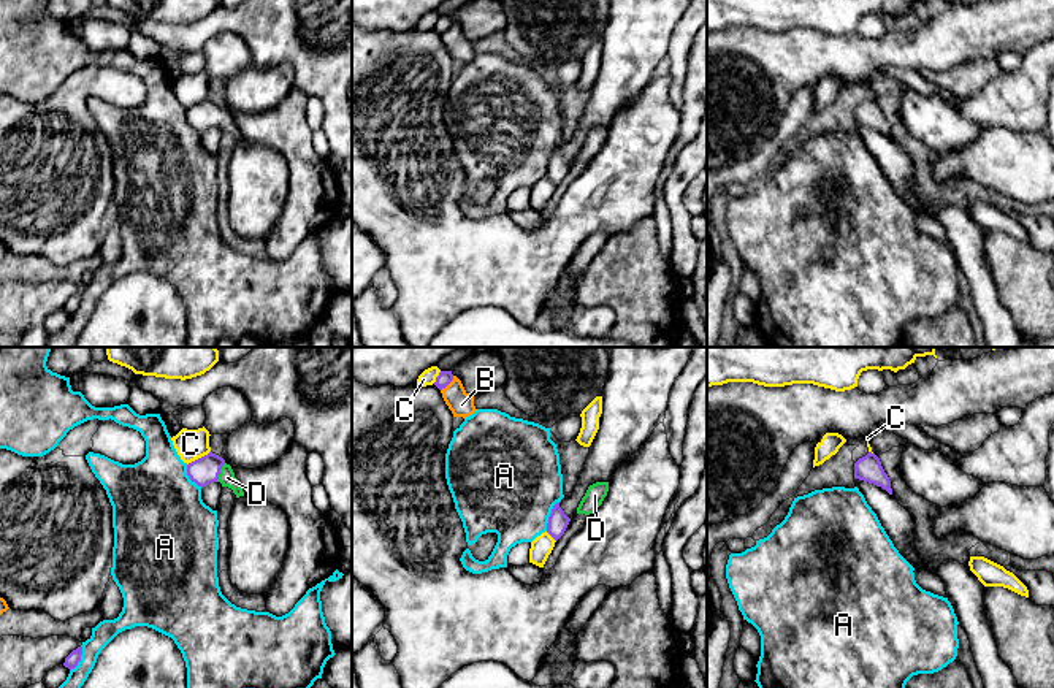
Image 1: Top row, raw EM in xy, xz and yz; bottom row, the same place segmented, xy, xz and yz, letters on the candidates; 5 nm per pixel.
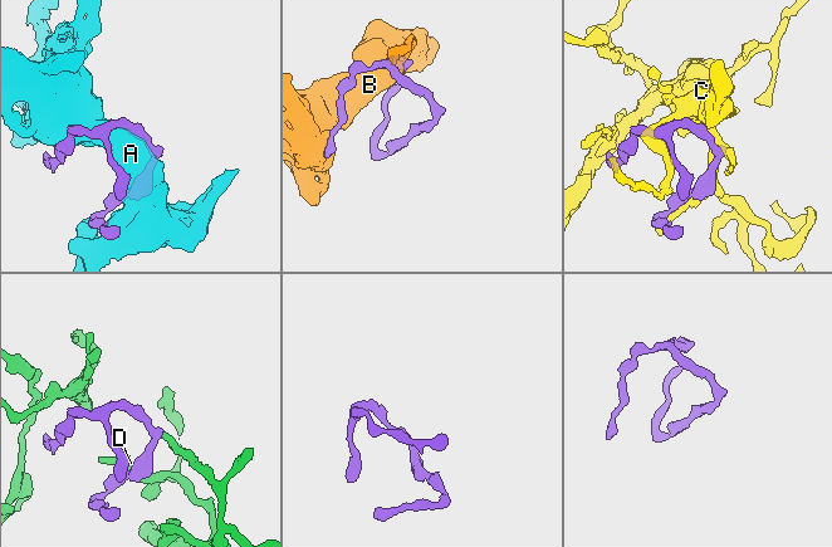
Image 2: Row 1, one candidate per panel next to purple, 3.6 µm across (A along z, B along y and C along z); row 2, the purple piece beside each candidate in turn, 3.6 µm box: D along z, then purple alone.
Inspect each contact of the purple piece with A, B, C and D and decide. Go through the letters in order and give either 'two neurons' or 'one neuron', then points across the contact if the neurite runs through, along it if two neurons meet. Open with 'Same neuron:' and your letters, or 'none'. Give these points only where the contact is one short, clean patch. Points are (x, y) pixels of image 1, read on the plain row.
Same neuron: D
A: two neurons
B: two neurons
C: two neurons
D: one neuron | across xy (203, 116), (219, 118), (227, 122)

